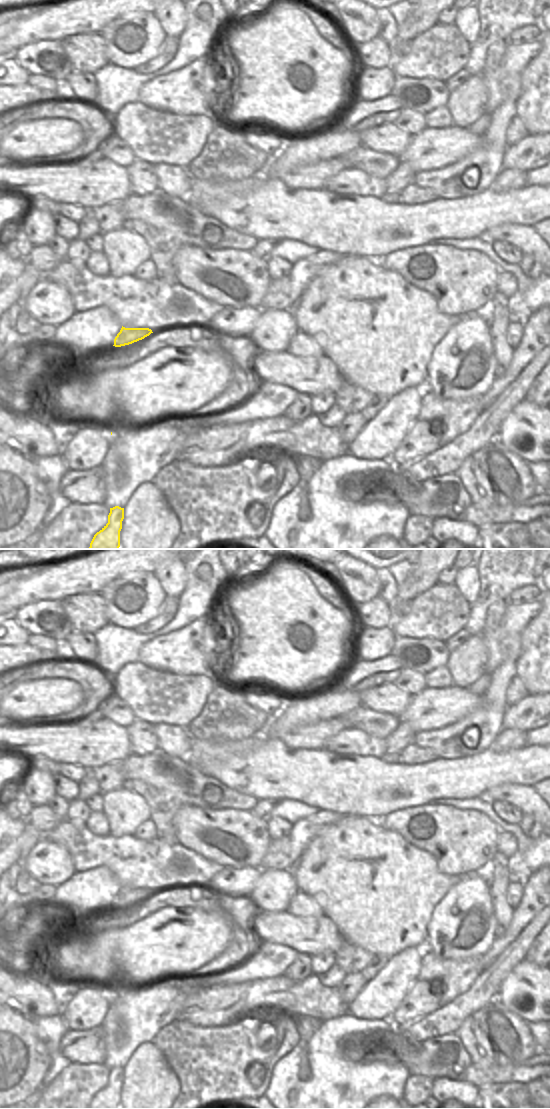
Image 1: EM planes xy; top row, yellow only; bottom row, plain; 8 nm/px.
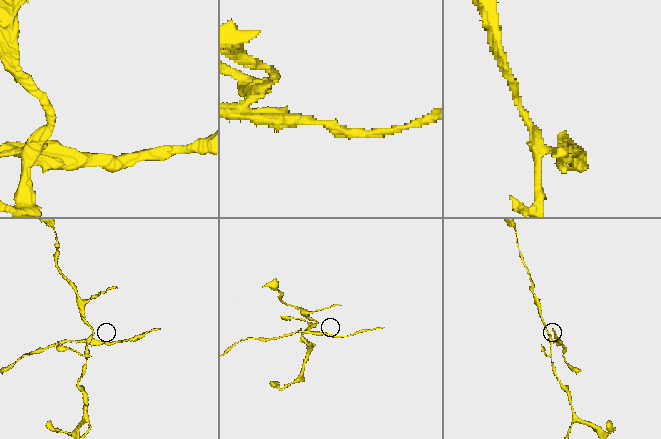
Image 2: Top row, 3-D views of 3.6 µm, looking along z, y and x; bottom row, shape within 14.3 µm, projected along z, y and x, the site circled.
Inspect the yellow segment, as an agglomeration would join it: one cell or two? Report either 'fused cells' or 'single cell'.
fused cells

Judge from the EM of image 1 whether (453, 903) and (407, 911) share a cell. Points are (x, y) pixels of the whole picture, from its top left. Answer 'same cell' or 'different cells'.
different cells

